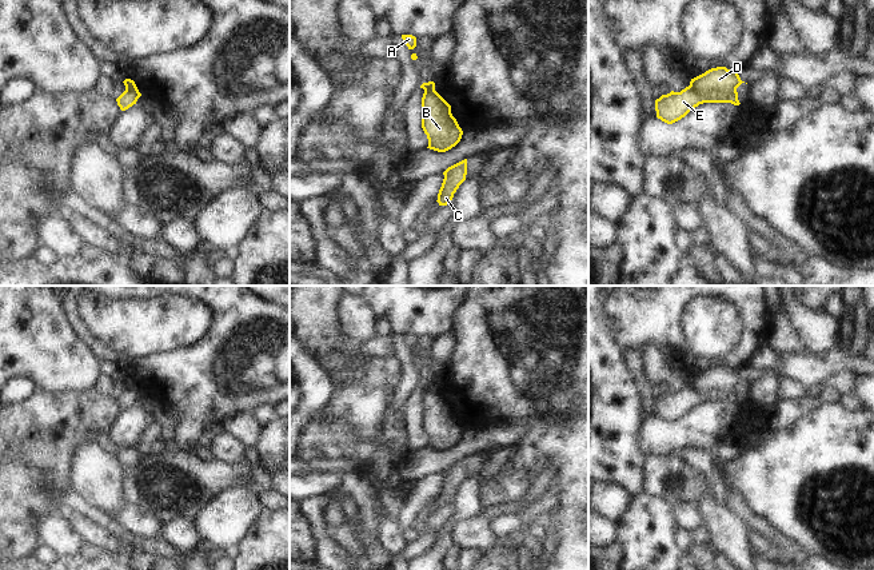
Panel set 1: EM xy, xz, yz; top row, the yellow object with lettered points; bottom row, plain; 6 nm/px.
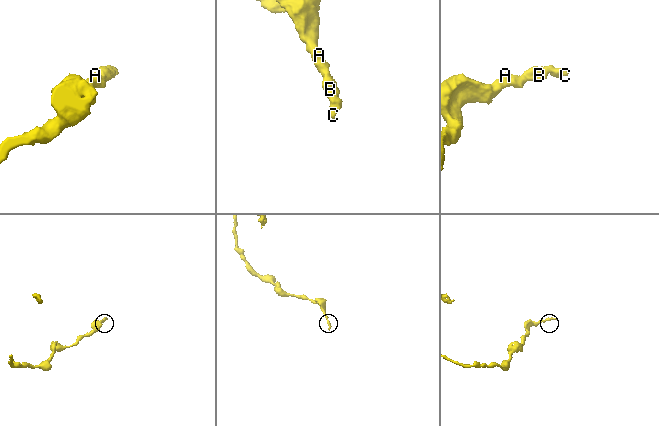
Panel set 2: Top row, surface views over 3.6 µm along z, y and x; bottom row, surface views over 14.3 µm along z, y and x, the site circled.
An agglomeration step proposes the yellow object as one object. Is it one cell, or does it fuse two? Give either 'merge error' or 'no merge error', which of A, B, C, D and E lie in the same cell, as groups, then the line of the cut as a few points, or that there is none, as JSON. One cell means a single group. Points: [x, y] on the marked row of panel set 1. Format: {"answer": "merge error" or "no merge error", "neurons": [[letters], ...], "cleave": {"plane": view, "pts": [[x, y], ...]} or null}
{"answer": "no merge error", "neurons": [["A", "B", "C", "D", "E"]], "cleave": null}

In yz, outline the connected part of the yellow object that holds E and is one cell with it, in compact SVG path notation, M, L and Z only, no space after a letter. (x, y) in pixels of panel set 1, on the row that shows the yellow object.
M717 67L691 79L681 92L671 91L655 100L657 117L673 124L703 103L731 103L739 105L737 88L745 81L738 71Z

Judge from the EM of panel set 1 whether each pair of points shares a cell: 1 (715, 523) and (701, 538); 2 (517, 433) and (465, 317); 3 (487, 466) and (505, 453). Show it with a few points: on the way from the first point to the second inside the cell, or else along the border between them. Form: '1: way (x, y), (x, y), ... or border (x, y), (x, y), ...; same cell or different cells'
1: border (705, 526), (711, 541); different cells
2: border (482, 426), (523, 426), (526, 431); different cells
3: way (491, 463), (501, 455); same cell

